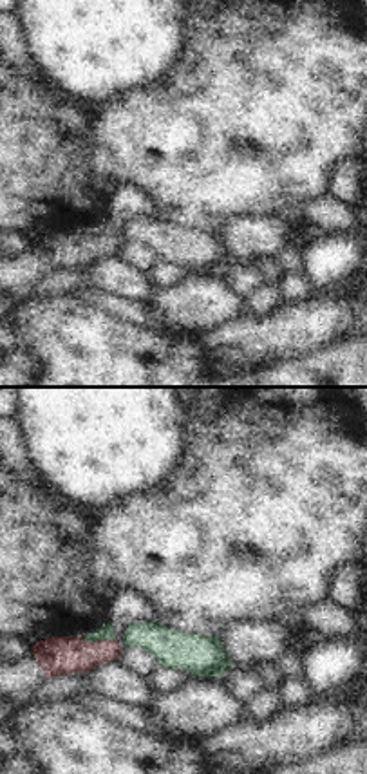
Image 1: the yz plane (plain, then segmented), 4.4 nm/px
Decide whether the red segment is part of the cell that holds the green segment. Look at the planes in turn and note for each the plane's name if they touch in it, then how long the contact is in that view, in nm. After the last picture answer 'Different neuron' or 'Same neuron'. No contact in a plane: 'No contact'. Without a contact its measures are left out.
Touches green in yz. Shared border 140 nm

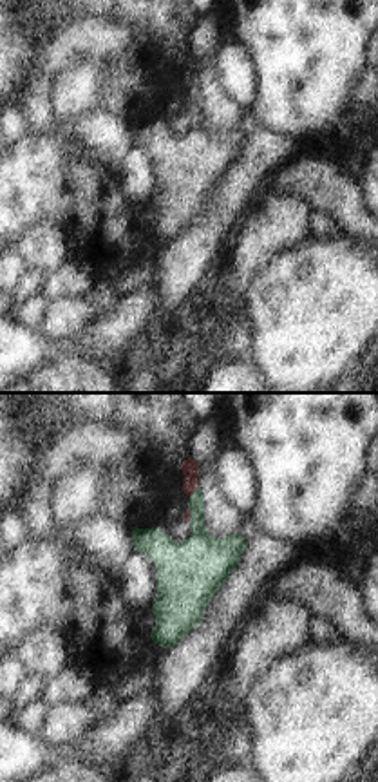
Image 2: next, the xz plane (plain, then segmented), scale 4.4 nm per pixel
Touches green in xz. Shared border 50 nm

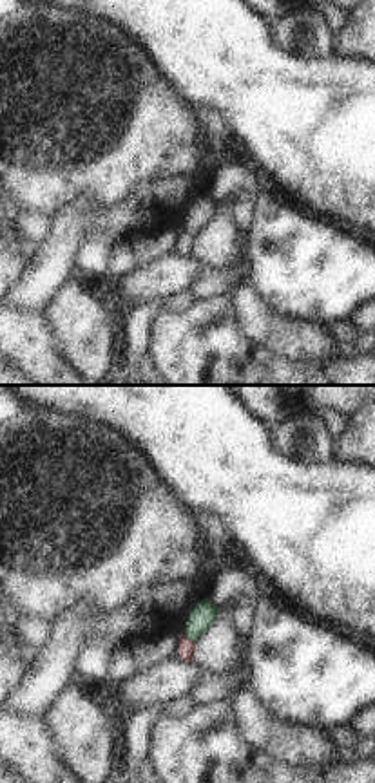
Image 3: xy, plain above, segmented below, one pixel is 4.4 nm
Touches green in xy. Shared border 60 nm

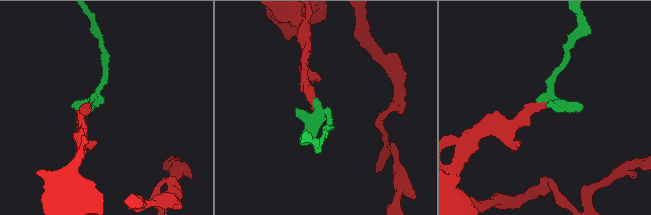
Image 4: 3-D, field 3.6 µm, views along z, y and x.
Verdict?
Different neuron

